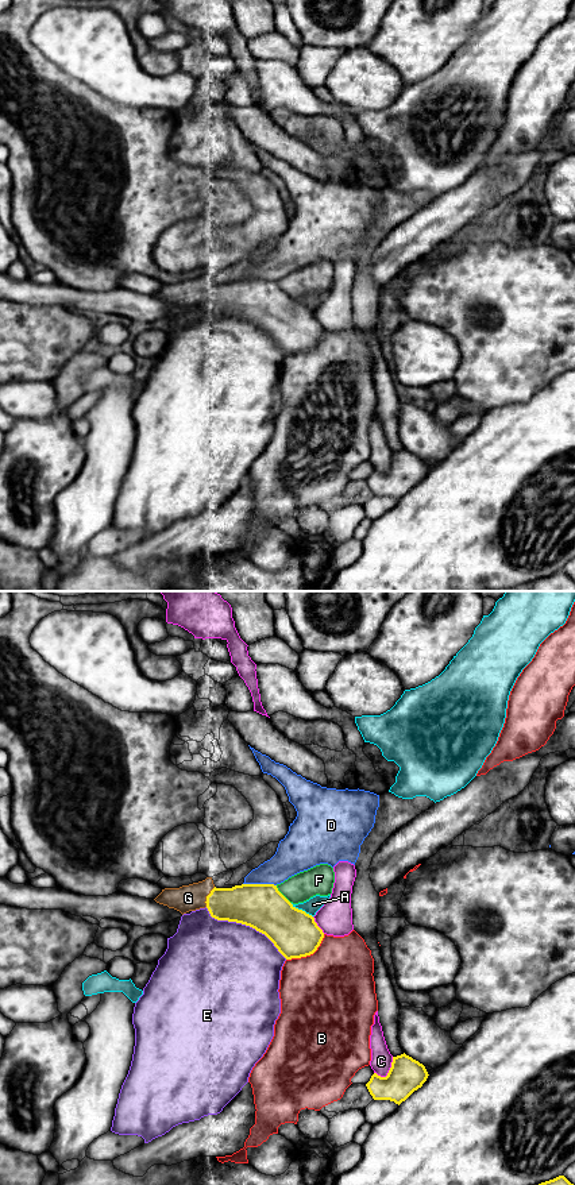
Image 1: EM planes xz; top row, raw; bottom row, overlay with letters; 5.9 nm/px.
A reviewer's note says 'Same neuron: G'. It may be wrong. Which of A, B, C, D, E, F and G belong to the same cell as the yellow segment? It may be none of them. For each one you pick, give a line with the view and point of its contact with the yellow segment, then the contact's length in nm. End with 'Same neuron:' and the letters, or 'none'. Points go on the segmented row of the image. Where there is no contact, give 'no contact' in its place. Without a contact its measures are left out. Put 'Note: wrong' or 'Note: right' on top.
Note: right
G: xz (207, 896) | 130 nm
Same neuron: G

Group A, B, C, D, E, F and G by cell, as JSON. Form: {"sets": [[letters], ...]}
{"sets": [["A"], ["B"], ["C"], ["D"], ["E"], ["F"], ["G"]]}

